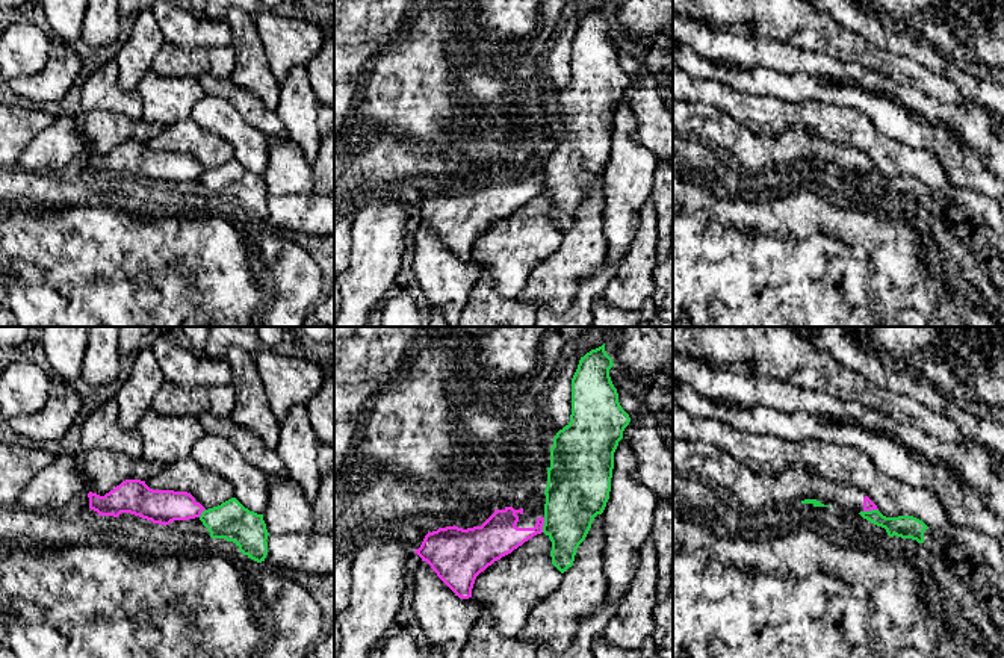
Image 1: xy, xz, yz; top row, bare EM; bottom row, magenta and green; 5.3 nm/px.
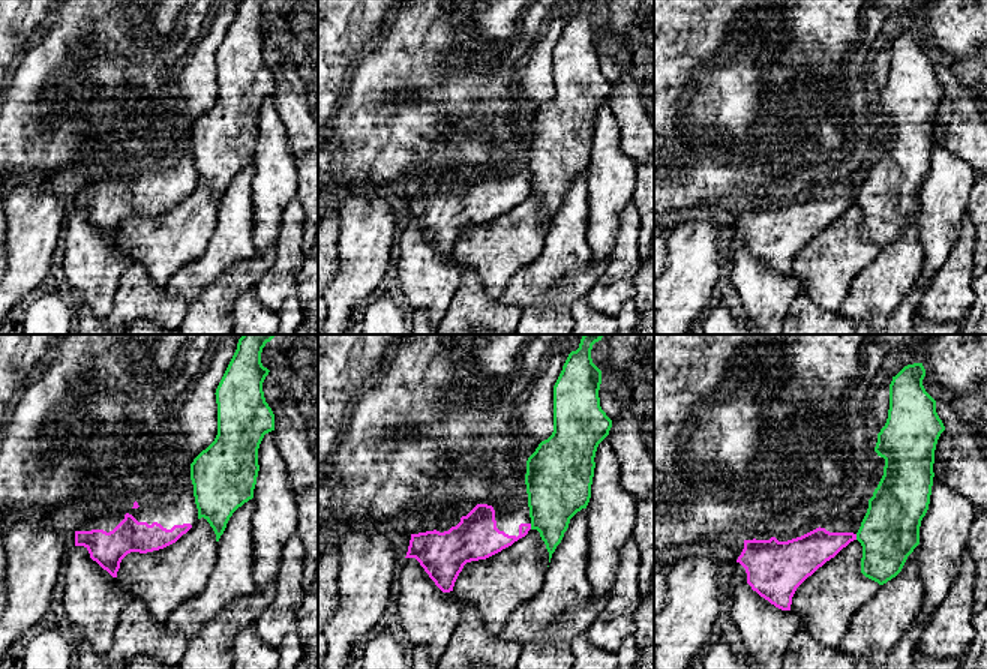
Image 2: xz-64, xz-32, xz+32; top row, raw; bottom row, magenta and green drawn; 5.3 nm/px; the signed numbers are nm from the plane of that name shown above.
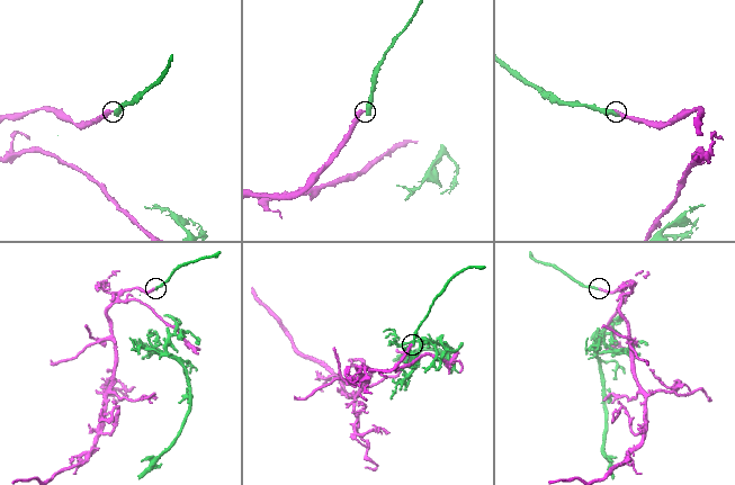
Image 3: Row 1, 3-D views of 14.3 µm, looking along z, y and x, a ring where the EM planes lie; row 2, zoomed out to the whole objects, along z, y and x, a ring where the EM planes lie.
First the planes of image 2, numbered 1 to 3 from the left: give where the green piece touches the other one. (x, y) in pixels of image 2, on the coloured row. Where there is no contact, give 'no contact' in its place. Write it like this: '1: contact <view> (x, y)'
1: no contact
2: contact xz-32 (530, 527)
3: contact xz+32 (855, 537)

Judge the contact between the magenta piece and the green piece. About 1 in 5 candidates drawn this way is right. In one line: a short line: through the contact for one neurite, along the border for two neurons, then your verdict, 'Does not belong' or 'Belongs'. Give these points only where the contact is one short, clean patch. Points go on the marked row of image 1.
Line: xz (545, 518), (542, 531). Does not belong

